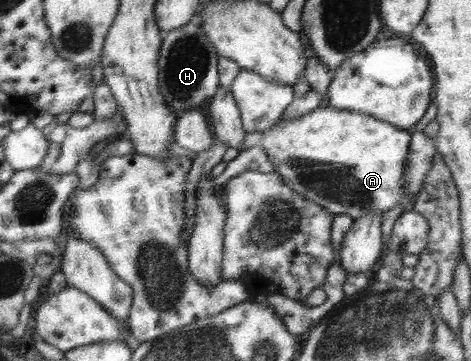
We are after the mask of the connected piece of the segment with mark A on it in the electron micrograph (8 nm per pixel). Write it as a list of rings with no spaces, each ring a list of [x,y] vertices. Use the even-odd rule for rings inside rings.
[[[323,104],[293,120],[279,118],[263,132],[260,143],[277,175],[295,192],[322,206],[334,216],[345,214],[354,220],[364,215],[379,216],[381,220],[403,200],[405,192],[405,162],[412,134],[371,115],[333,108]]]

